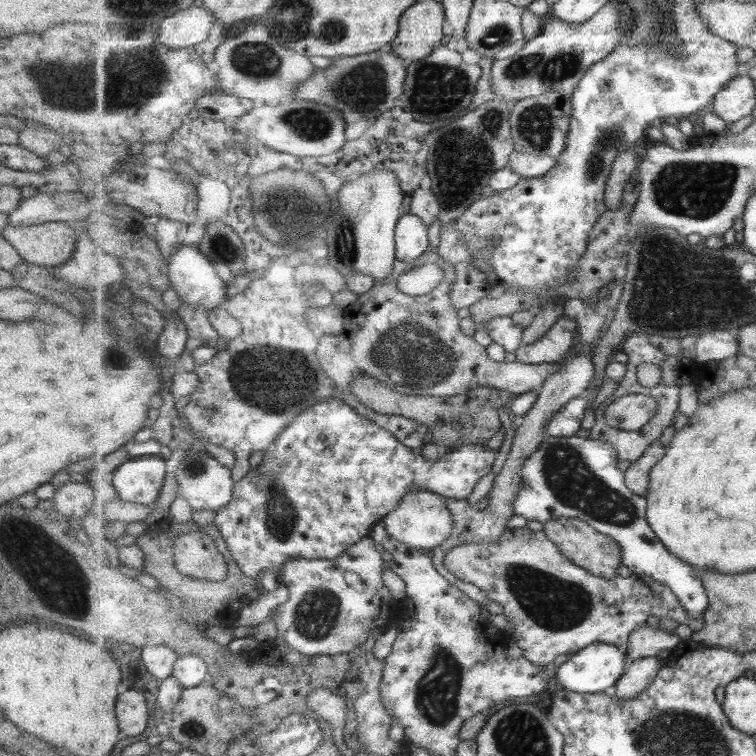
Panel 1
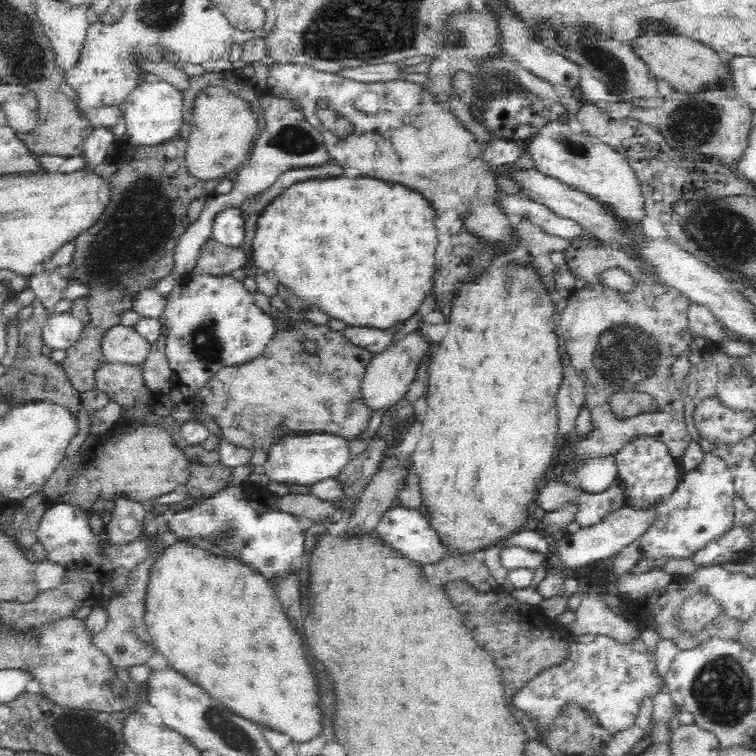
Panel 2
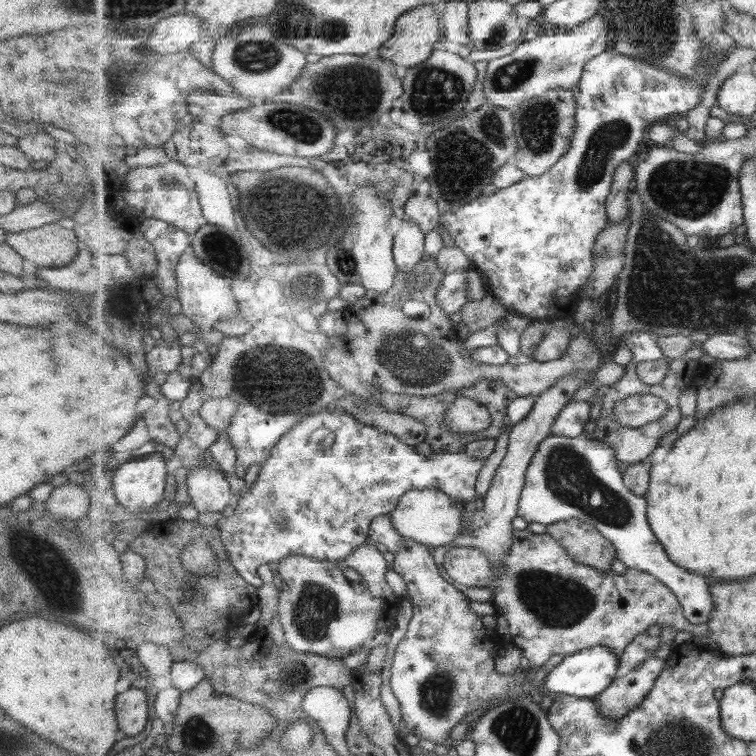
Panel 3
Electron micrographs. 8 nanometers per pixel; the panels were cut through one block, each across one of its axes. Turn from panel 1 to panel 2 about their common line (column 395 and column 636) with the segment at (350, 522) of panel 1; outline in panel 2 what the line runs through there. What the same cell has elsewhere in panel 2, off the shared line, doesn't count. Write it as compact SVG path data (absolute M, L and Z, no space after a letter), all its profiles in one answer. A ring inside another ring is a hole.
M640 435L626 442L616 454L617 480L624 491L624 506L644 510L664 503L671 494L678 490L684 471L680 461L671 455L668 447L657 438Z

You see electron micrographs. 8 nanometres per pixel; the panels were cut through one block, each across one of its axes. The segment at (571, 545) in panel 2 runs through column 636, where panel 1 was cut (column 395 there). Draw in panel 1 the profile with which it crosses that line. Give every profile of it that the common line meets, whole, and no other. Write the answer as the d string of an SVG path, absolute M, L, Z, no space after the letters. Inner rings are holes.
M431 492L407 493L402 503L387 515L383 522L395 539L403 541L411 548L421 550L437 548L449 540L455 528L455 521L448 502L440 494Z

